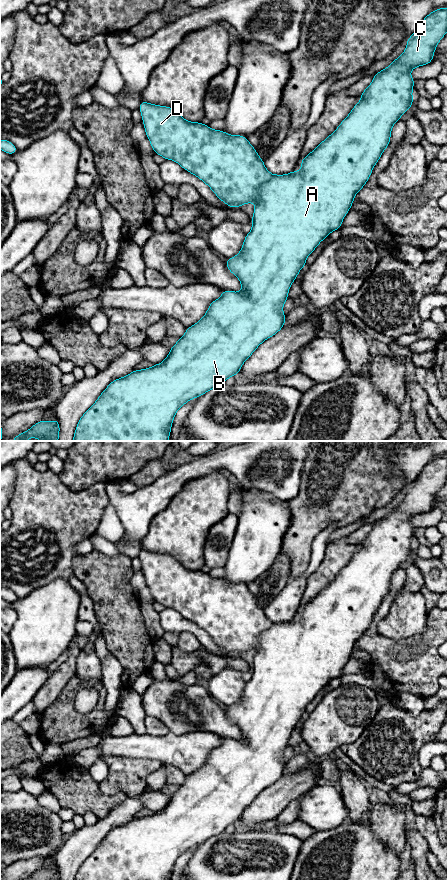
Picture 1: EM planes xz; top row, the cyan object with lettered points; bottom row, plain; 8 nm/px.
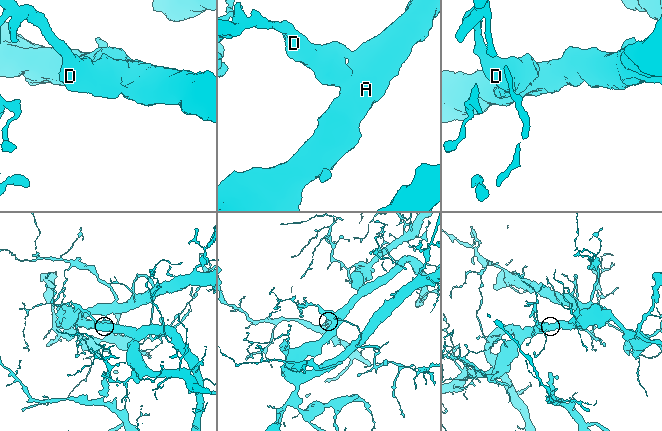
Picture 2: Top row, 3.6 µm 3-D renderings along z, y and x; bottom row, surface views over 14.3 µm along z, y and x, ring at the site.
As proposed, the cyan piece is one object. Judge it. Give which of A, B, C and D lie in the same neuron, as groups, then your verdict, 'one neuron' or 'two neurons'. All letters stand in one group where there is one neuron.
A B C D | one neuron

